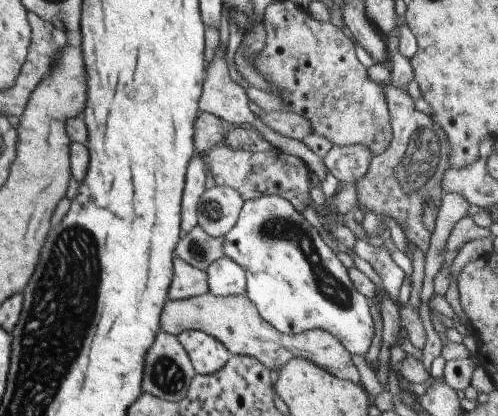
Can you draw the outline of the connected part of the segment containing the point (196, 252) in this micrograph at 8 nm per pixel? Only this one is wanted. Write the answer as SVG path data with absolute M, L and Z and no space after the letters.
M197 225L192 231L179 238L175 245L175 257L193 266L205 270L211 263L225 258L223 237L209 236Z

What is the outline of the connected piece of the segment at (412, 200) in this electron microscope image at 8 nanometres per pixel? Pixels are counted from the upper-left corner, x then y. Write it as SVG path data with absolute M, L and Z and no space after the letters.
M373 64L366 68L368 77L376 83L383 83L384 97L386 98L386 107L390 116L390 125L392 128L392 137L389 146L380 154L375 155L369 163L368 171L353 183L356 188L356 202L363 212L371 211L381 216L385 213L391 213L393 219L398 223L403 234L415 244L425 258L430 243L430 232L424 228L422 223L423 201L430 196L433 204L439 206L443 201L441 199L441 190L439 187L441 177L449 169L450 148L447 135L443 132L433 119L428 115L415 109L413 99L409 97L403 89L398 89L388 82L390 77L389 66Z

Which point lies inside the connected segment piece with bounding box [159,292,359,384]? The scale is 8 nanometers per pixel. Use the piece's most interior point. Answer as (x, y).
(232, 320)

